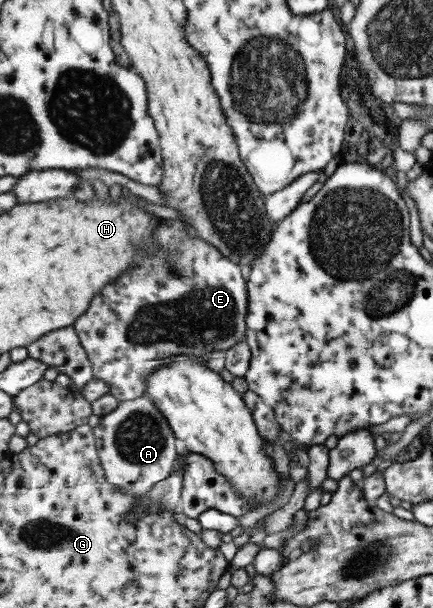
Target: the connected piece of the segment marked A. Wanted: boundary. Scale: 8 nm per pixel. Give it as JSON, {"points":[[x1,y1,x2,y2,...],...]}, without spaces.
{"points":[[147,396,120,402,113,412,100,418,94,433,106,480,136,495,147,495,158,482,171,476,181,455,168,418]]}

